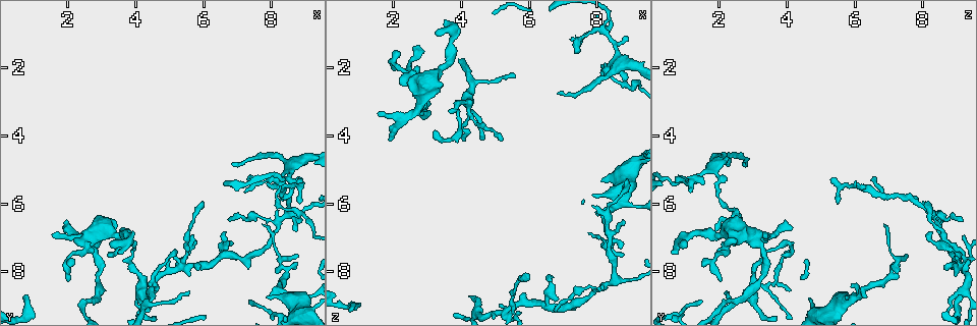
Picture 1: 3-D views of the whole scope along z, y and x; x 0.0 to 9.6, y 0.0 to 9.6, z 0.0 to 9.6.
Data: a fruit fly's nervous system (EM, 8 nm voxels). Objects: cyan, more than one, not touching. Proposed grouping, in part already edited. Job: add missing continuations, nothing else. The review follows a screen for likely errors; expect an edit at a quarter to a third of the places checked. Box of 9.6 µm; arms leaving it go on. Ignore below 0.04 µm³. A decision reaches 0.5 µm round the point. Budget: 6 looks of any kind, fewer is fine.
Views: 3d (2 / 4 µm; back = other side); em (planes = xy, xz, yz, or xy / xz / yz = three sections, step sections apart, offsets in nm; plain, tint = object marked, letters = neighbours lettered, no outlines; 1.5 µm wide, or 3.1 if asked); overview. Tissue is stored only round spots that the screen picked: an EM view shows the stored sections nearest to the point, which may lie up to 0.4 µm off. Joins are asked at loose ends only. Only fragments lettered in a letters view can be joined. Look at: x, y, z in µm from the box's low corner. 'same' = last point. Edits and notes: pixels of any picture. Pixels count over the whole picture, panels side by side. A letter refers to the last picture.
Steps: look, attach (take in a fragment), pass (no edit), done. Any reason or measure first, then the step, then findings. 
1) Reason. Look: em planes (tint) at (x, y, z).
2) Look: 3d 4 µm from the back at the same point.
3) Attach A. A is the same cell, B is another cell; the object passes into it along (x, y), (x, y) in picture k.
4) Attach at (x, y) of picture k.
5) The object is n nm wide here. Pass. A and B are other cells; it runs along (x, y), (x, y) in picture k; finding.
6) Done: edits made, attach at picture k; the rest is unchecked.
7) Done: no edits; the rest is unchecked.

Tapers out. Look: em 3.1 µm planes (letters) at (5.65, 6.95, 9.20).

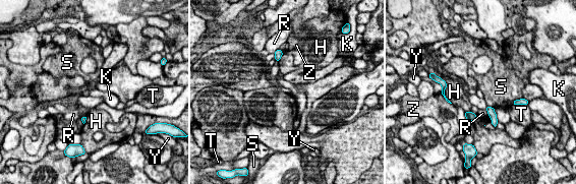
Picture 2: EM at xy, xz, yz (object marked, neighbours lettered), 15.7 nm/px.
Pass. H, K, R, S, T, Y and Z are other cells; a border runs along (487, 105), (494, 109) in picture 2; no lettered fragment goes on from it.

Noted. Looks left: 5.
Look: 3d 4 µm at (1.60, 6.90, 3.35).

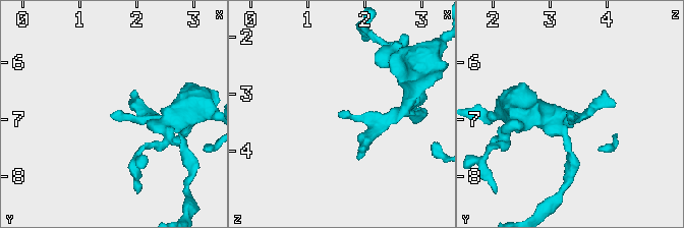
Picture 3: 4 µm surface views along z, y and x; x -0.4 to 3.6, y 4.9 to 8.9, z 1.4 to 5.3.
Look: em planes (plain) at (1.60, 6.90, 3.35).

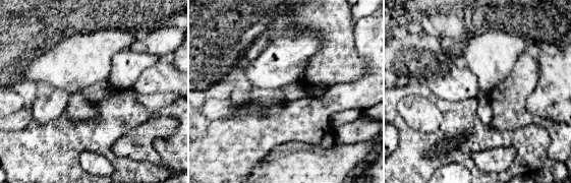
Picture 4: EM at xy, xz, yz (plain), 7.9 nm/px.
Look: em planes (letters) at the same point.

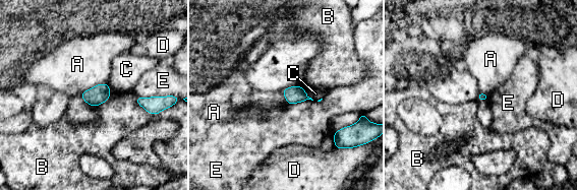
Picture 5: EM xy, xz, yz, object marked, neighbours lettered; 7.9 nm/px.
Pass. A, B, C, D and E are other cells; a border runs along (106, 82), (85, 89), (80, 96) in picture 5; no lettered fragment goes on from it.

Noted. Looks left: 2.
Free end. Look: em planes (plain) at (3.55, 7.50, 0.65).

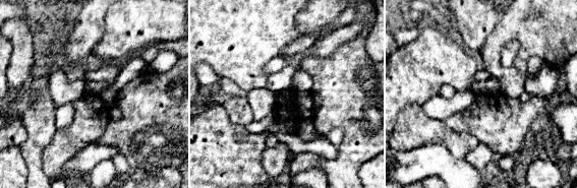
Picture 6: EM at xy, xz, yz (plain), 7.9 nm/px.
Look: em planes (letters) at the same point.

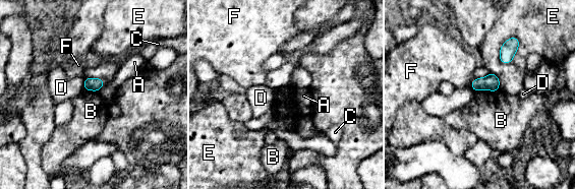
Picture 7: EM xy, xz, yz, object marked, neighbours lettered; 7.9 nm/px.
The object is 100 nm wide here. Pass. A, B, C, D, E and F are other cells; a border runs along (498, 89), (475, 91) in picture 7; none of them fits.

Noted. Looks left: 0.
Done: no edits; the rest is unchecked.

